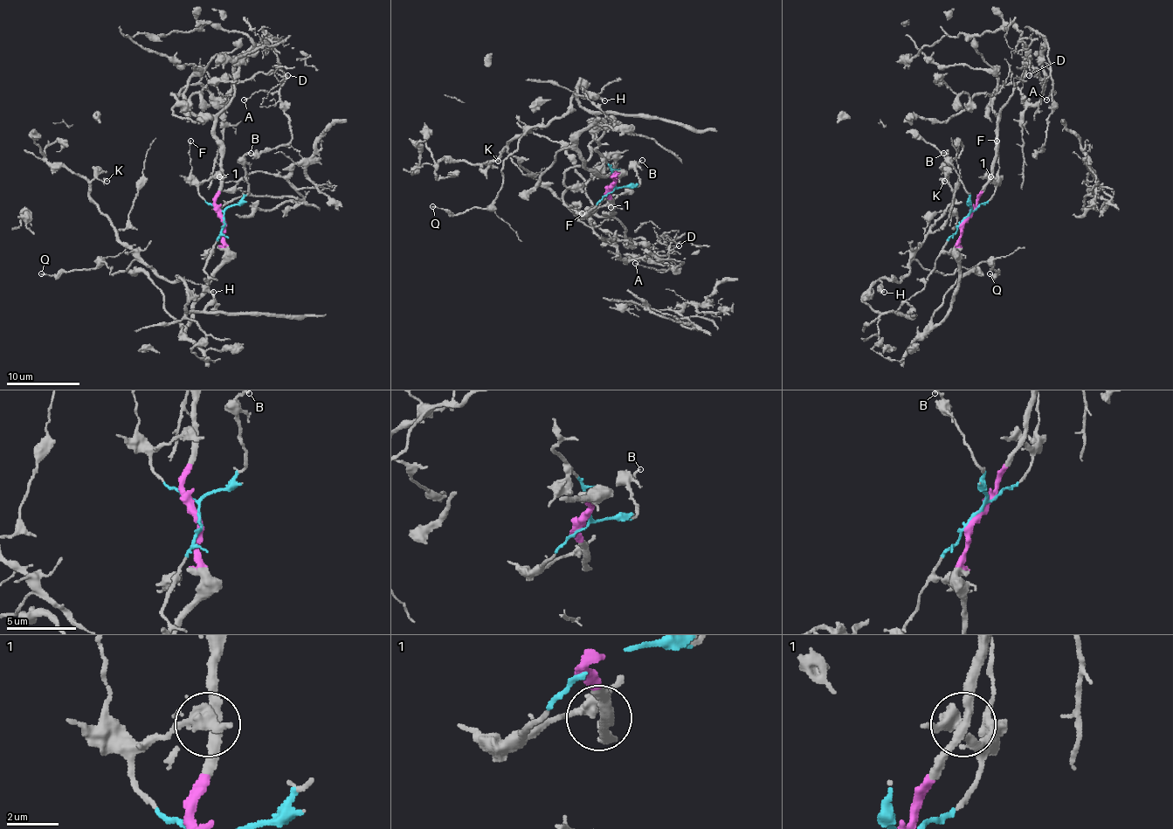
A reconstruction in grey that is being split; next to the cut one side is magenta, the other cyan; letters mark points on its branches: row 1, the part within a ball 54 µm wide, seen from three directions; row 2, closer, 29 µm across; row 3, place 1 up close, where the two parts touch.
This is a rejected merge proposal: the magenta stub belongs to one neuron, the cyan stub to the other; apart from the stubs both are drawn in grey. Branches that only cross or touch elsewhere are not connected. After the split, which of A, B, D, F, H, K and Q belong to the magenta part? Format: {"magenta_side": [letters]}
{"magenta_side": ["A", "D"]}

